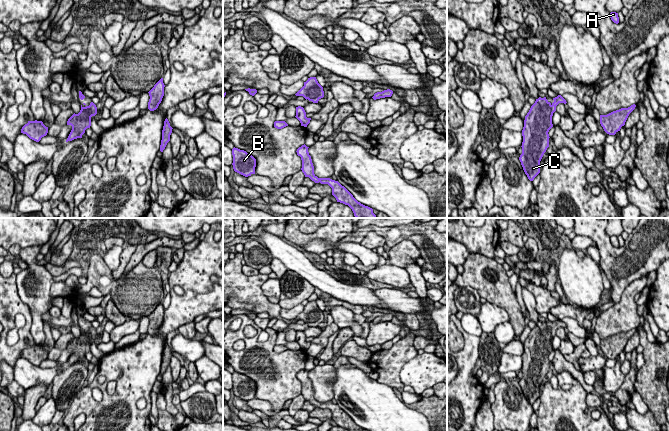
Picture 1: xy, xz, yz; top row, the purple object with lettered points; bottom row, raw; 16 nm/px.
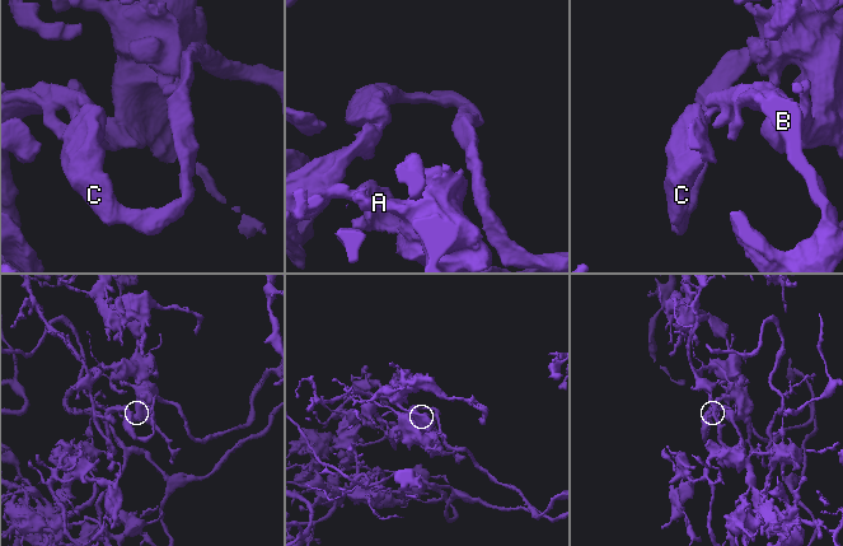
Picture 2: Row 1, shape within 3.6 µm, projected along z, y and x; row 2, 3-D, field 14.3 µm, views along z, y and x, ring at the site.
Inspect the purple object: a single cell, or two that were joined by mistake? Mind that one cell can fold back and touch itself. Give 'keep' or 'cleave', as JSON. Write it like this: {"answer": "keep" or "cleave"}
{"answer": "keep"}

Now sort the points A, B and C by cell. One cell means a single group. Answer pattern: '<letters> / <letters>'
A B C

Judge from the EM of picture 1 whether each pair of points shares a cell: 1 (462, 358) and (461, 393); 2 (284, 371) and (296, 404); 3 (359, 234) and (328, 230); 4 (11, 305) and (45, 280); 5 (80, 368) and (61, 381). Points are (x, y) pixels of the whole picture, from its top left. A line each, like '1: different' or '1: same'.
1: same
2: different
3: different
4: different
5: same

